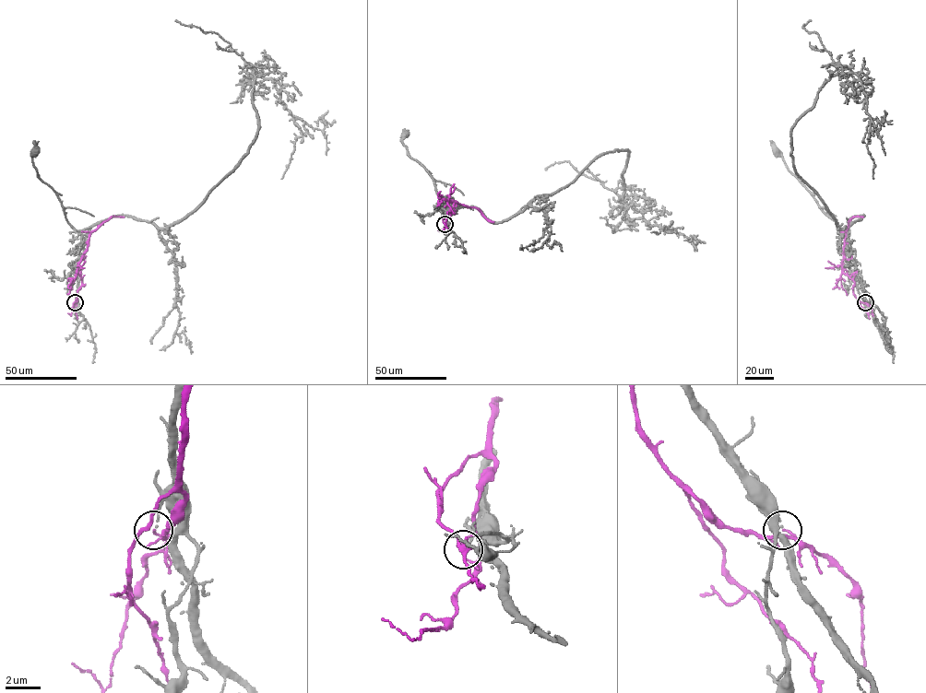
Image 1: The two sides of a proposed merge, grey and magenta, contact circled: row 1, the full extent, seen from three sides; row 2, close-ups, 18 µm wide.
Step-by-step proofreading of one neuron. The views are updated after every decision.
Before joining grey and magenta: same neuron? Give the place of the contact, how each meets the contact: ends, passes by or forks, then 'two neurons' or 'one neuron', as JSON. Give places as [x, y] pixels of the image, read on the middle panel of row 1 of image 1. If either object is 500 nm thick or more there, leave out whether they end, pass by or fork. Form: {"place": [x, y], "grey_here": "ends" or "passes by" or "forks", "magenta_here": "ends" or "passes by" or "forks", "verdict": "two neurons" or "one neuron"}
{"place": [445, 224], "grey_here": "ends", "magenta_here": "ends", "verdict": "two neurons"}

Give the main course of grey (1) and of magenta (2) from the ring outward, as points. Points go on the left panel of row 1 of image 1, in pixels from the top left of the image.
1: (75, 302), (74, 267), (89, 228), (77, 230), (68, 223), (57, 194), (39, 178), (34, 152)
2: (75, 302), (82, 284), (77, 272), (78, 263), (86, 250), (89, 235), (109, 218), (124, 217)

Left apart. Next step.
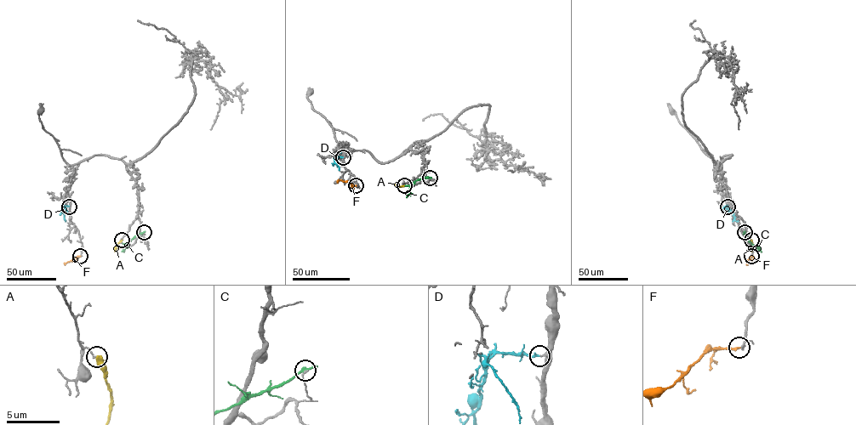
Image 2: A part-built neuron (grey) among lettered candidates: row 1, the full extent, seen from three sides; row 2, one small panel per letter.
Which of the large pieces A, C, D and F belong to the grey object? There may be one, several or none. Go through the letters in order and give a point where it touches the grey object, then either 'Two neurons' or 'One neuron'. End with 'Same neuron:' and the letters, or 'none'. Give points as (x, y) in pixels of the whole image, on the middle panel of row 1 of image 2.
A: Touches grey at (404, 185). Two neurons
C: Touches grey at (430, 178). Two neurons
D: Touches grey at (343, 157). One neuron
F: Touches grey at (356, 185). One neuron
Same neuron: D, F

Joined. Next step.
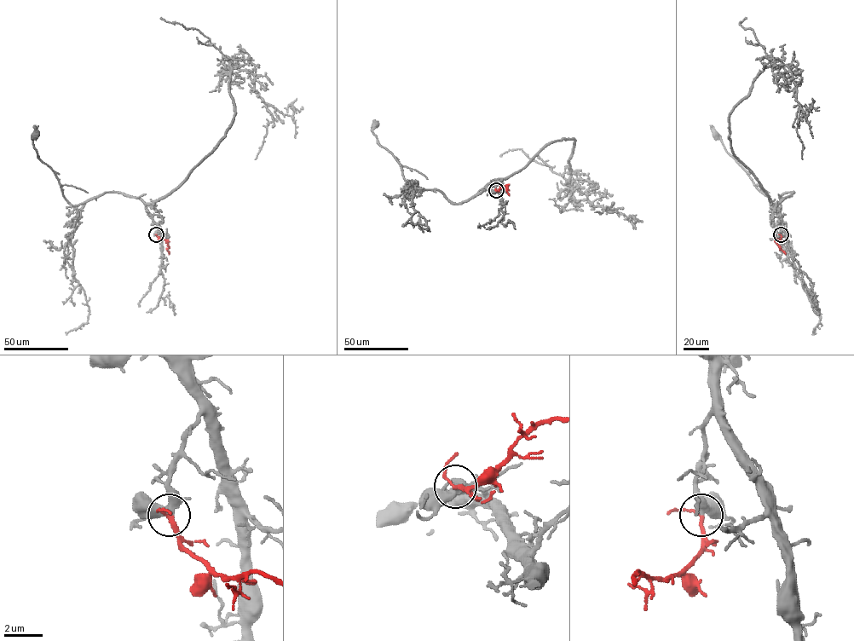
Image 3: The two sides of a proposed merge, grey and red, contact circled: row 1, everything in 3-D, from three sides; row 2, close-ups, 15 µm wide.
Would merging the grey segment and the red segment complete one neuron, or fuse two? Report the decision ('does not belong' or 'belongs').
belongs

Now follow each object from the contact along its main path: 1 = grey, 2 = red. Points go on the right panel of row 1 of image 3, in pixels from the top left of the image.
1: (781, 234), (781, 220), (777, 205), (793, 192), (783, 193), (774, 205), (715, 135)
2: (781, 234), (776, 241), (785, 254)

